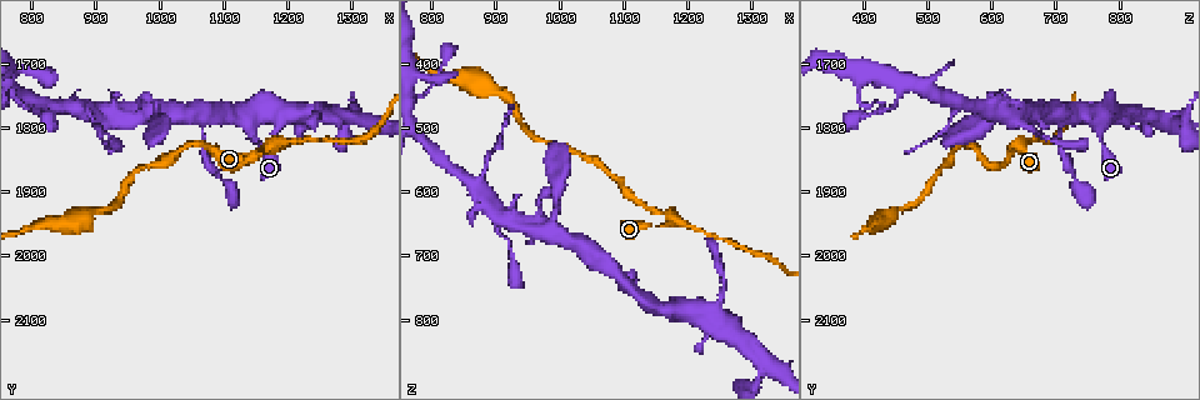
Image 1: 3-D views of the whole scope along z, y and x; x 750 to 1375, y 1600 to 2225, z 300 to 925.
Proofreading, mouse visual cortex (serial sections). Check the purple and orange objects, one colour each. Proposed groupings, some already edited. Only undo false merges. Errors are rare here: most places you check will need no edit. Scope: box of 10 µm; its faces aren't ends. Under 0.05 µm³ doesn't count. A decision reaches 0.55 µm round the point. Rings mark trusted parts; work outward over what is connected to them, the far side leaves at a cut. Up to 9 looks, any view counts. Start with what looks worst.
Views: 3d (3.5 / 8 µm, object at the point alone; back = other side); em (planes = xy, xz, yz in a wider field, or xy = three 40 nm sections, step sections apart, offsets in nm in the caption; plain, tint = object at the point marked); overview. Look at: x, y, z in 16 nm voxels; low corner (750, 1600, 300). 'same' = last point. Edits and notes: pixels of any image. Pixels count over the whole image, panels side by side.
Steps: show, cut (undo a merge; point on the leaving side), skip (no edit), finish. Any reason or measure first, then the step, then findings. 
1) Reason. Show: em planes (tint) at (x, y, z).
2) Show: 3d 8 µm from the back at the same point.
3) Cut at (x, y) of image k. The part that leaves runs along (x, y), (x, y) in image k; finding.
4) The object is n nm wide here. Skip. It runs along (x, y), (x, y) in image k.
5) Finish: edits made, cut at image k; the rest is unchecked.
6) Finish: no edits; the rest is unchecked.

Show: 3d 3.5 µm at (1175, 1830, 650).

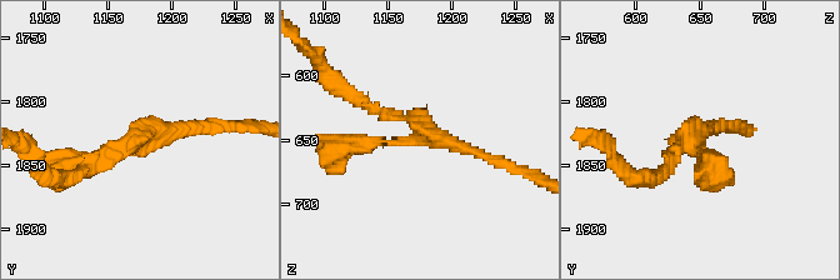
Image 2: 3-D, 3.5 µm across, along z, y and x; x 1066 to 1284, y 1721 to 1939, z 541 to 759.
3 arms meet here; the arms are 150, 150, 200 nm wide; shape alone is not enough. Show: em xy step 1 (tint) at (1174, 1832, 648).

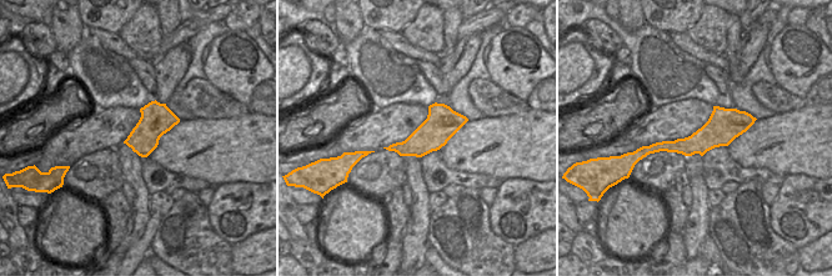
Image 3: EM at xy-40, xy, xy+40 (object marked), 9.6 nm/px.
Skip. It runs along (748, 121), (645, 150) in image 3; one cell here.

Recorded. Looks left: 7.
A narrow waist. Show: 3d 3.5 µm at (1260, 1765, 740).

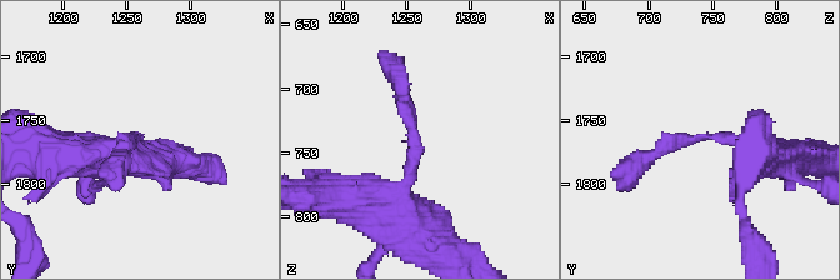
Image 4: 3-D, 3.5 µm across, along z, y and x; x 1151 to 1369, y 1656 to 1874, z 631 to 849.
Show: em xy step 1 (tint) at (1258, 1764, 746).

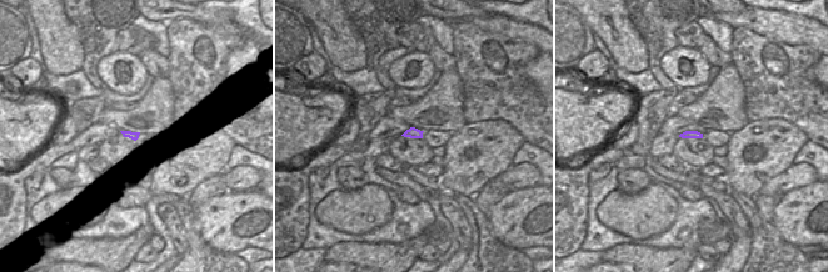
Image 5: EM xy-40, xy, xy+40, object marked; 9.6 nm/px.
Skip. It runs along (371, 205), (406, 183), (414, 160), (395, 74) in image 4; continuous, no second cell.

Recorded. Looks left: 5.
Three-way junction. Show: 3d 3.5 µm at (1070, 1780, 715).

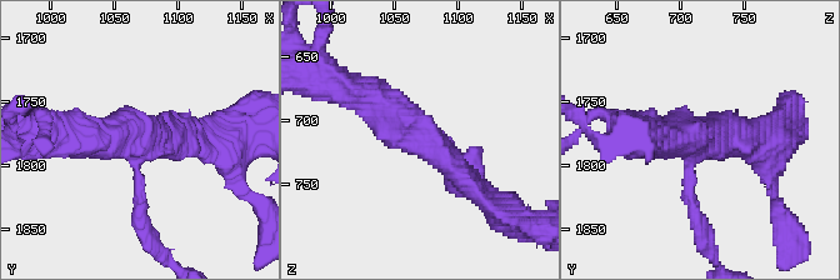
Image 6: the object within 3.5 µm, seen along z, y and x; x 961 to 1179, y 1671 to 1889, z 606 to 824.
Show: em xy step 1 (tint) at (1070, 1780, 712).

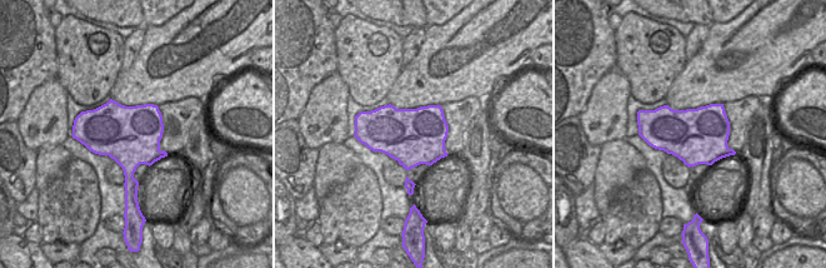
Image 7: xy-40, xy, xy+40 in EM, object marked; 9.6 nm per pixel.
Another direction. Show: em xy step 2 (tint) at the same point.

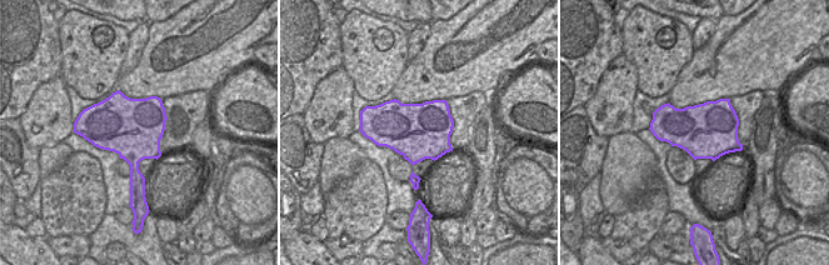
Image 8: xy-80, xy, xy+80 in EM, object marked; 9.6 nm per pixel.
The object is 550 nm wide here. Skip. It runs along (480, 195), (373, 96), (346, 90) in image 6; all the same cell.

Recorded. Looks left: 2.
Small branch off a trunk. Show: 3d 3.5 µm at (910, 1780, 640).

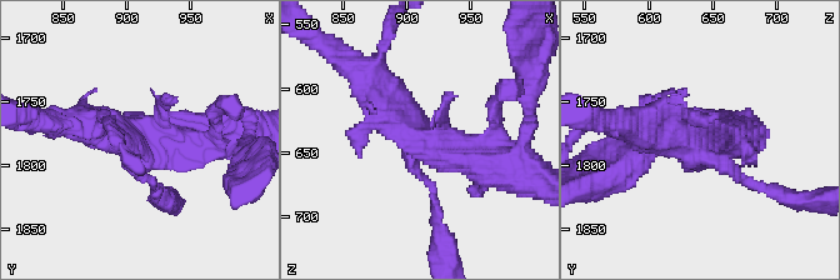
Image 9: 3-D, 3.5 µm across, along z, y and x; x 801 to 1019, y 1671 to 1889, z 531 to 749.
Shape alone is not enough. Show: em xy step 5 (tint) at (910, 1778, 640).

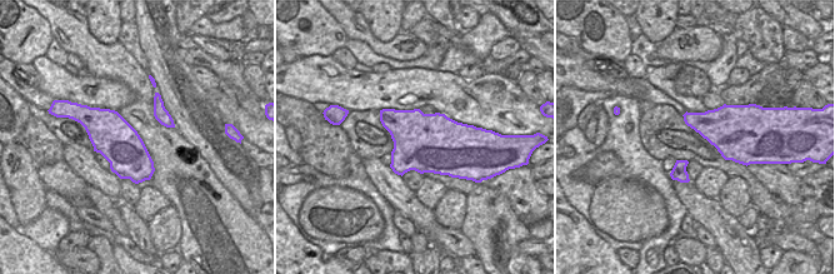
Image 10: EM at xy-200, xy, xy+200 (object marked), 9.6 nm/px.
Skip. It runs along (496, 166), (424, 141), (370, 78) in image 9; all the same cell.

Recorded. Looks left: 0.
Finish: no edits; the rest is unchecked.

